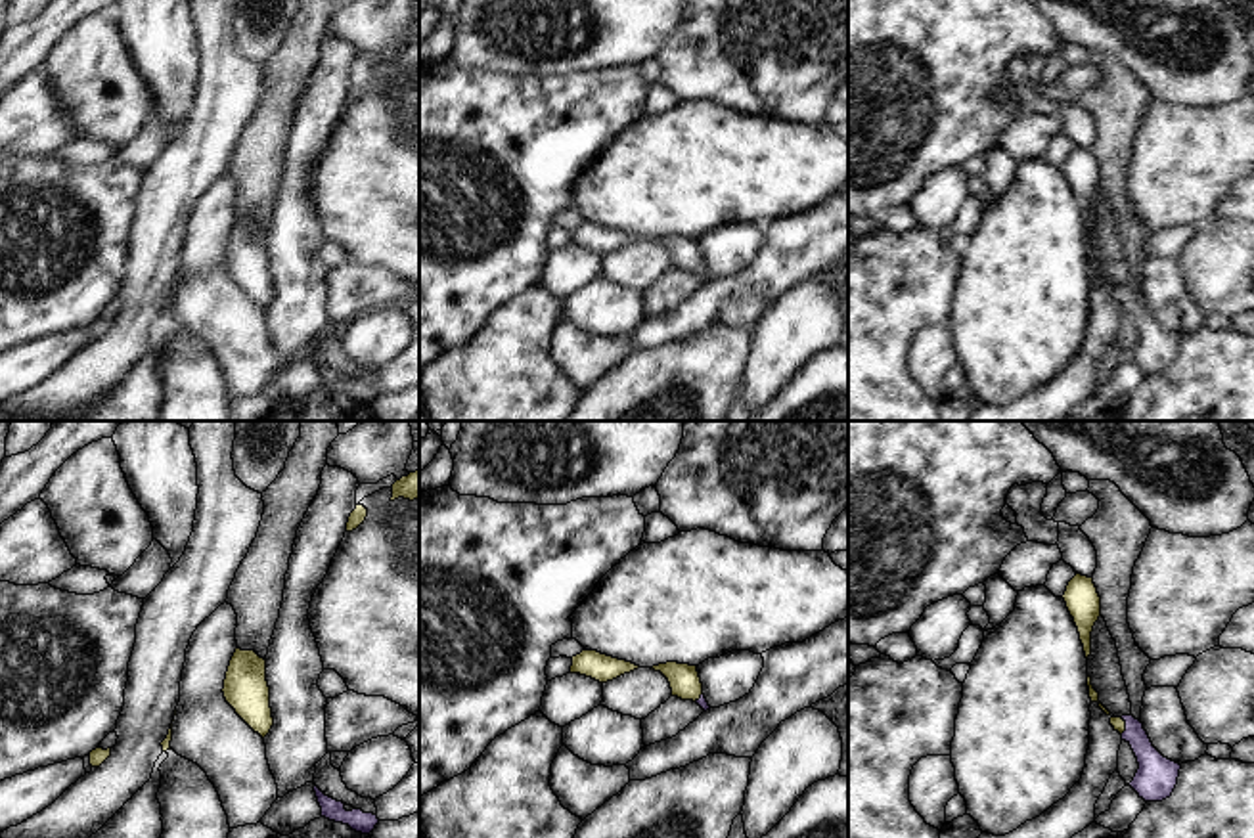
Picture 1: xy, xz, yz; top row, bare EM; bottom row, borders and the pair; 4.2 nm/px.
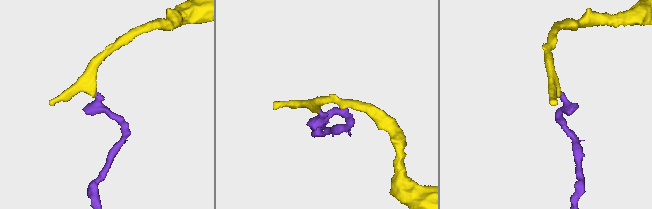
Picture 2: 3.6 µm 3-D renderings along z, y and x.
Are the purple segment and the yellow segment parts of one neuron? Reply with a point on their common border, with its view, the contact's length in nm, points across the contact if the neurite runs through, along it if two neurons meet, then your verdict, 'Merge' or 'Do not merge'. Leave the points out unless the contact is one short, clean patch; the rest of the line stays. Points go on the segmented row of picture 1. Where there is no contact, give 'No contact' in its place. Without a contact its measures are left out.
Touches purple at yz (1126, 726). Shared border 70 nm. Path across: yz (1157, 775), (1138, 737), (1126, 726), (1119, 724). Merge.

